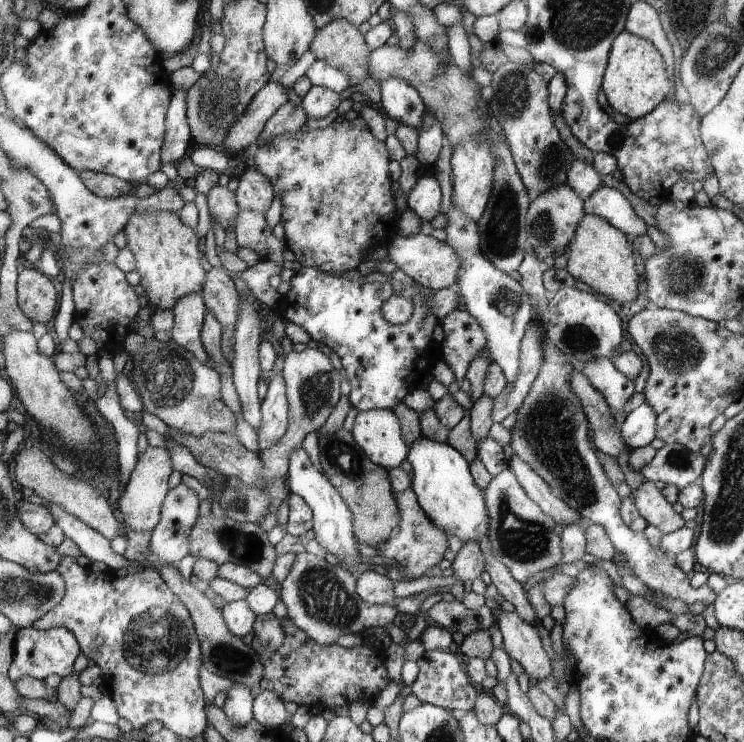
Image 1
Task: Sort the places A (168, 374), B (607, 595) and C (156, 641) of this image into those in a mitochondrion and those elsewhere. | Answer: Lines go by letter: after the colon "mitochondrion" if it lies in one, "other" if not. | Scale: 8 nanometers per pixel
A: mitochondrion
B: other
C: mitochondrion

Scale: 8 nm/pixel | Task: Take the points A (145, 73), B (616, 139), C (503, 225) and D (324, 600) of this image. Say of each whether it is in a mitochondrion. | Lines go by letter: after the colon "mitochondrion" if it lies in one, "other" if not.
A: other
B: mitochondrion
C: mitochondrion
D: mitochondrion

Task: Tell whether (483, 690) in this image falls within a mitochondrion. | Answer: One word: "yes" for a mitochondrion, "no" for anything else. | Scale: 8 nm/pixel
no

